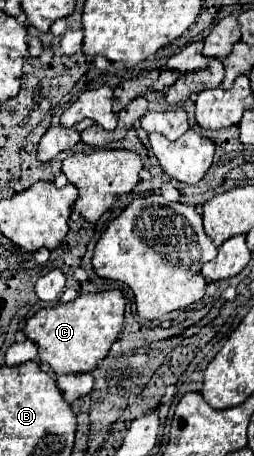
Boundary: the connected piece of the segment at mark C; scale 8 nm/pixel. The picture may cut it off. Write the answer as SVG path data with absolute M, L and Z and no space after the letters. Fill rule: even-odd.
M107 290L97 294L81 294L67 304L39 310L25 324L25 336L39 346L39 360L47 364L55 374L91 372L101 358L111 350L111 344L123 330L125 298L119 290Z

